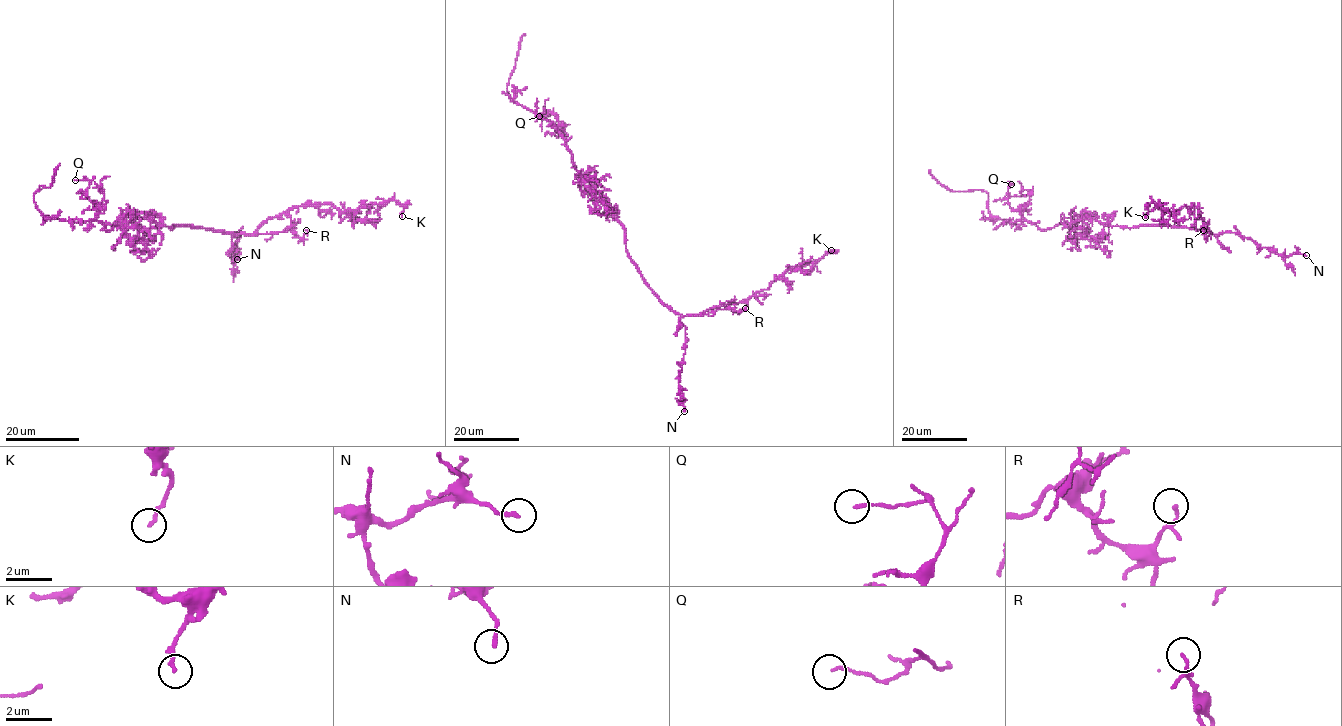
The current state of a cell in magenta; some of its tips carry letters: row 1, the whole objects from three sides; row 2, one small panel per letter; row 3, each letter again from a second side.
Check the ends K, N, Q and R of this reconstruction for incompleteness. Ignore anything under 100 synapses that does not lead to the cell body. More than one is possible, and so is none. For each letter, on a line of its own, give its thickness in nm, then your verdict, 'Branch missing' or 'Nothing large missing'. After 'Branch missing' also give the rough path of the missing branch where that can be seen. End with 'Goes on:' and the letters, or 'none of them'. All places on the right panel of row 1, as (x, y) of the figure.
K: Thickness 160 nm. Nothing large missing
N: Thickness 170 nm. Nothing large missing
Q: Thickness 110 nm. Nothing large missing
R: Thickness 100 nm. Nothing large missing
Goes on: none of them

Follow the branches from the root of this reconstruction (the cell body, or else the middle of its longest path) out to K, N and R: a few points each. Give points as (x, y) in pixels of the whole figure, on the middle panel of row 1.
K: (624, 237), (628, 256), (642, 279), (663, 303), (682, 315), (745, 302), (792, 267), (816, 262), (831, 250)
N: (624, 237), (628, 256), (642, 279), (680, 315), (685, 328), (679, 375), (684, 411)
R: (624, 237), (628, 256), (642, 279), (674, 311), (682, 315), (703, 315), (720, 309), (741, 311), (745, 308)

